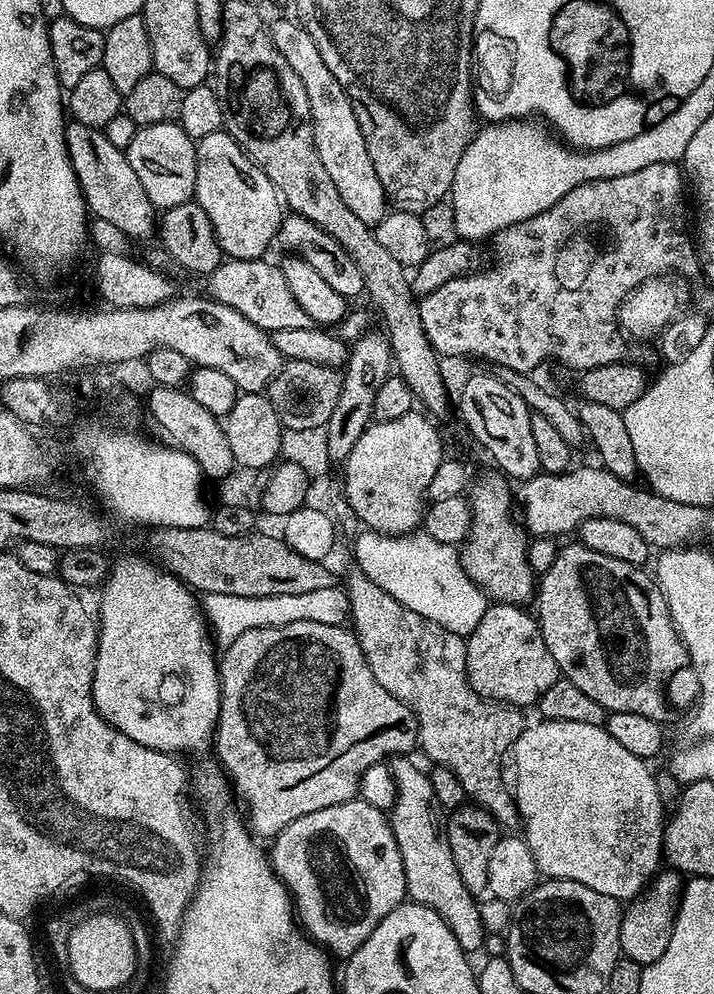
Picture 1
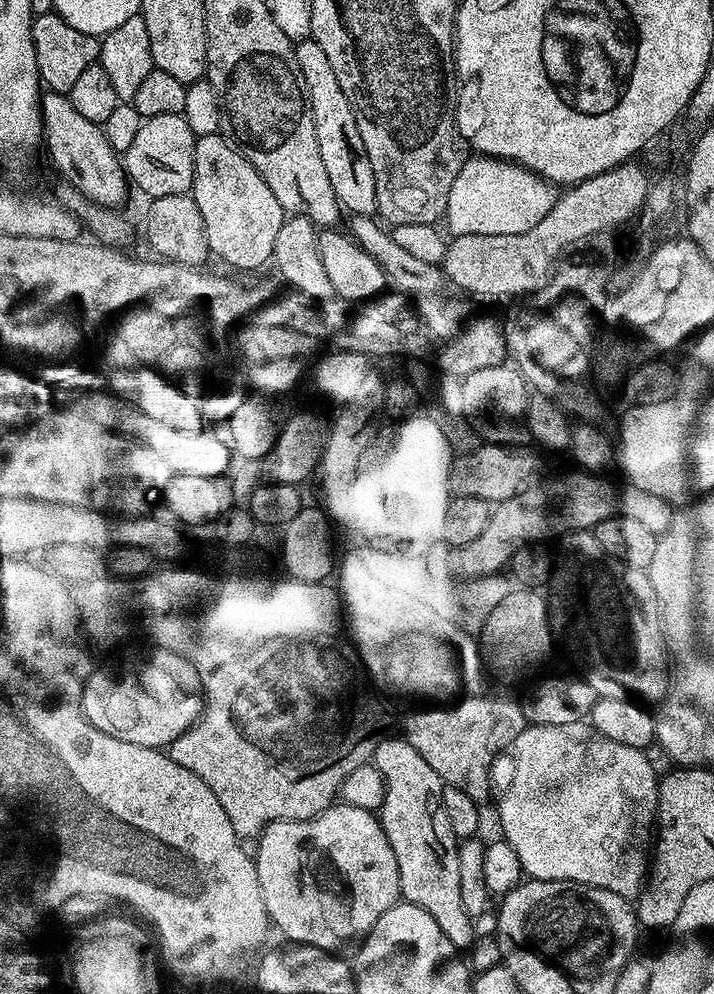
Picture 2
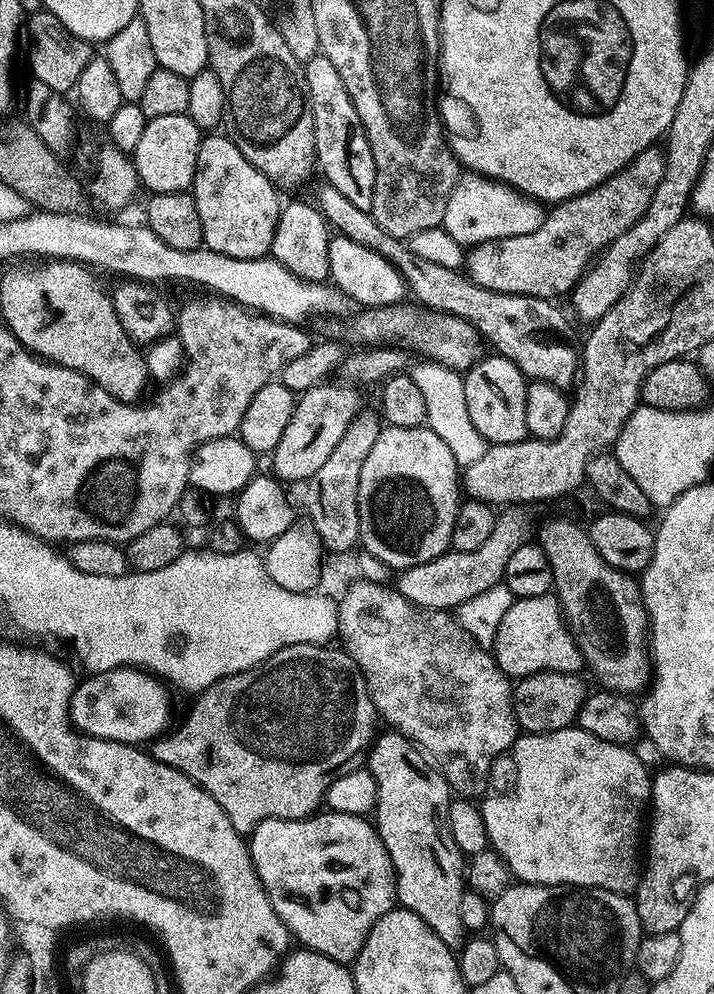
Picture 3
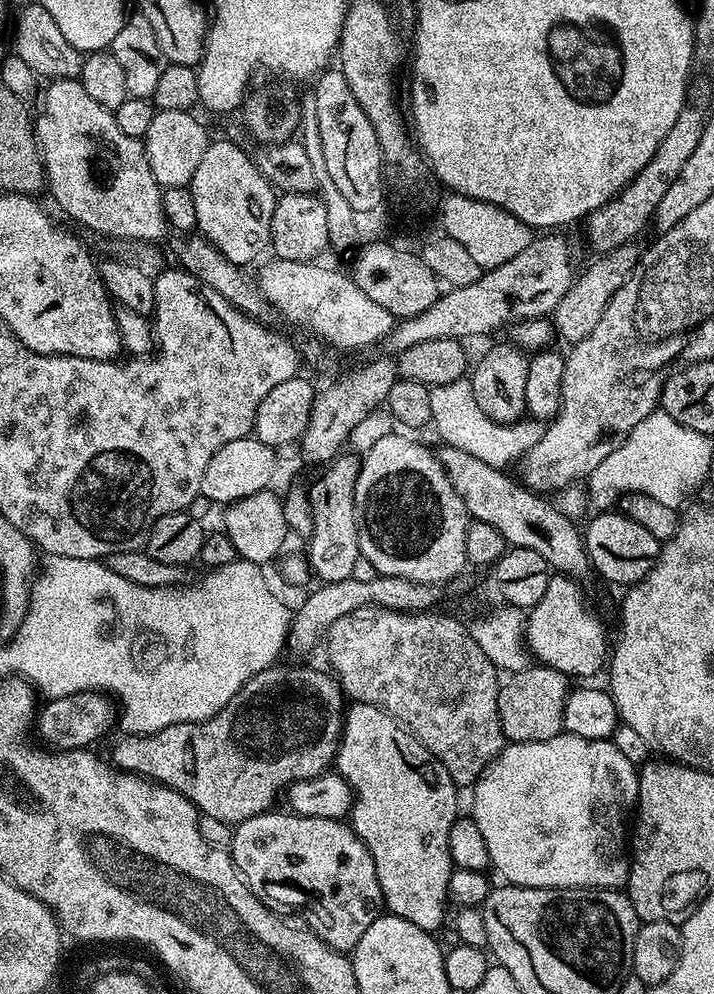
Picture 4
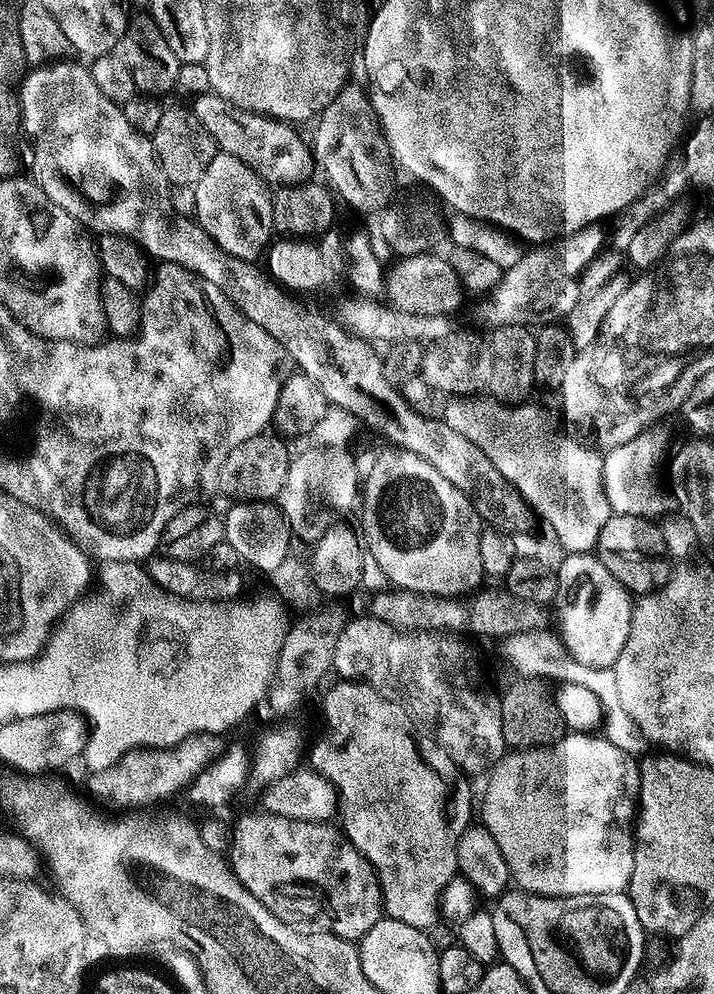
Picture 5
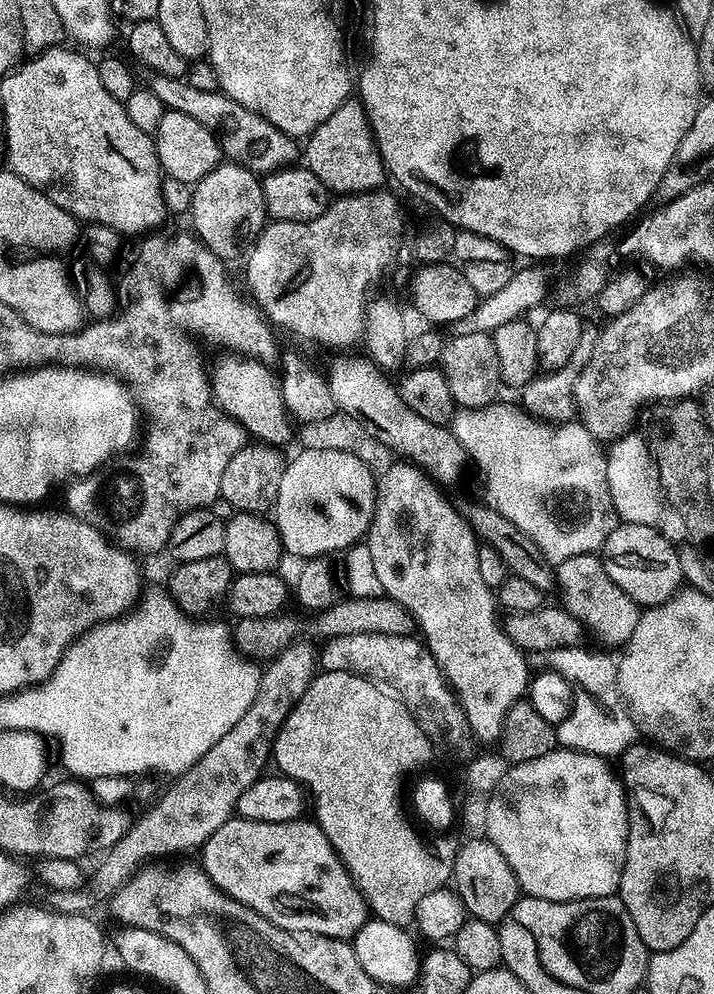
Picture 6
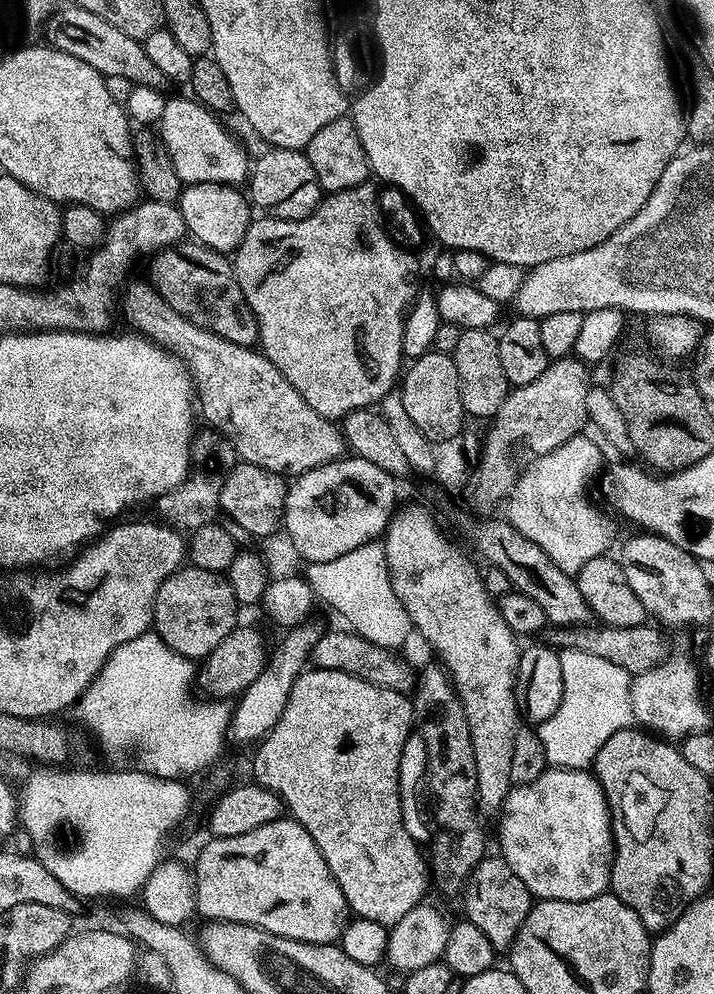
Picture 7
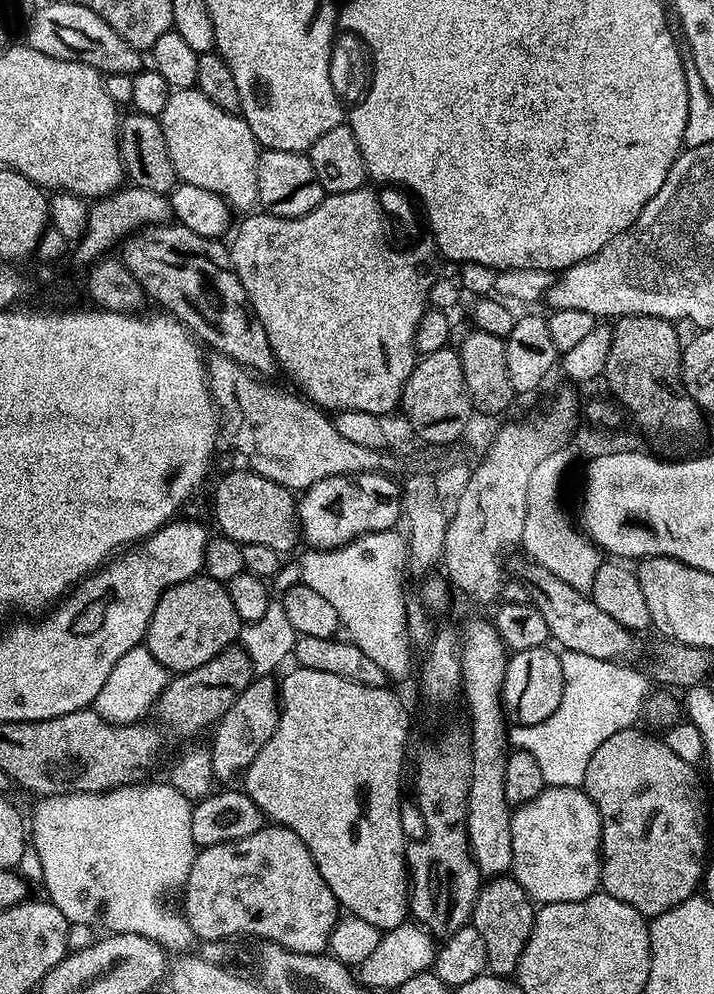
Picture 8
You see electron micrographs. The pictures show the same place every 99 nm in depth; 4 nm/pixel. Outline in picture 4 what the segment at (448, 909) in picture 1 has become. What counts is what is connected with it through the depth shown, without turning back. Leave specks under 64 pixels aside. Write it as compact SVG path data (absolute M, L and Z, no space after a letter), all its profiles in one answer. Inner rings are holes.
M353 703L344 714L344 733L336 751L335 771L352 787L350 827L374 858L378 882L382 886L384 908L406 922L414 922L433 934L446 924L444 907L449 907L448 887L454 871L452 855L448 852L450 826L458 819L455 782L446 774L446 766L426 750L416 737L377 704Z

